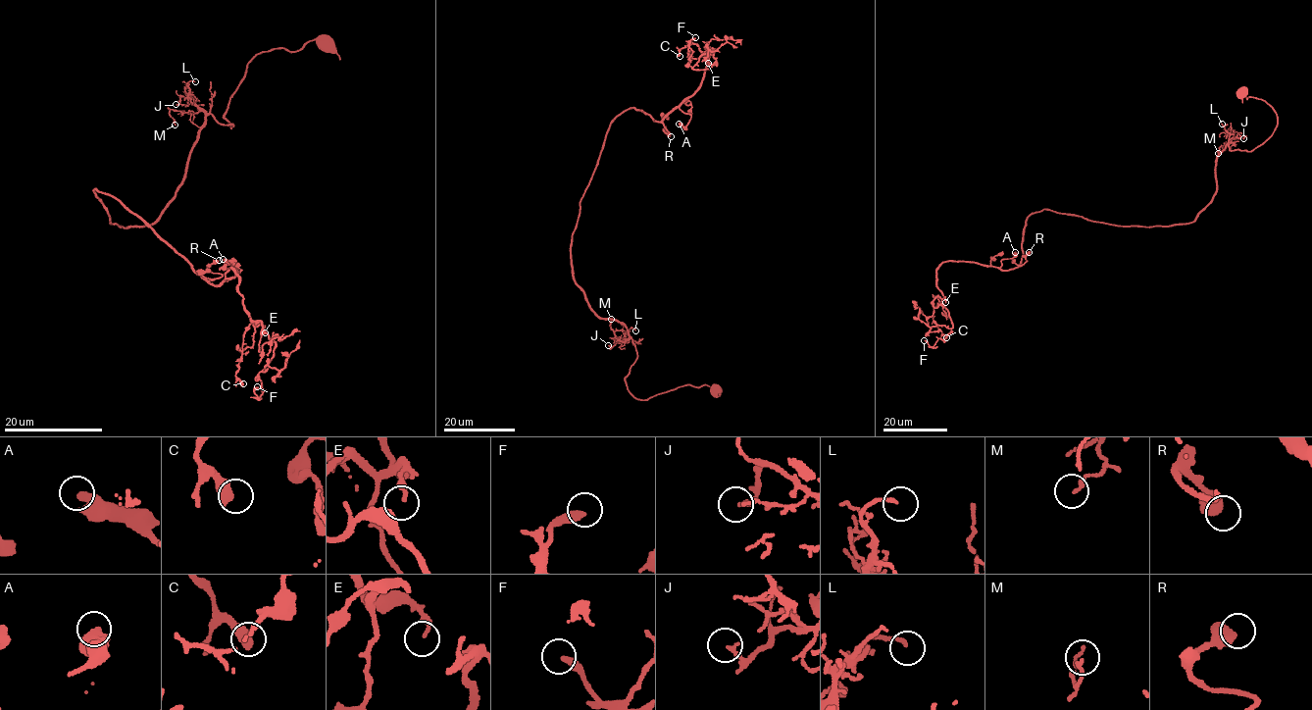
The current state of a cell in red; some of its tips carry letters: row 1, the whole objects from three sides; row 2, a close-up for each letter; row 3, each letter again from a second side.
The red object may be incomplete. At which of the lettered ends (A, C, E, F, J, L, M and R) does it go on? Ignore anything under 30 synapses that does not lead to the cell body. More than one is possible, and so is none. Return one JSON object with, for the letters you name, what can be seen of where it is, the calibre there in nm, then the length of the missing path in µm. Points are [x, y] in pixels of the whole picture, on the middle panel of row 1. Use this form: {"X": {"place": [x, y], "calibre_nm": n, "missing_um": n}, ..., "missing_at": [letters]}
{"missing_at": []}

